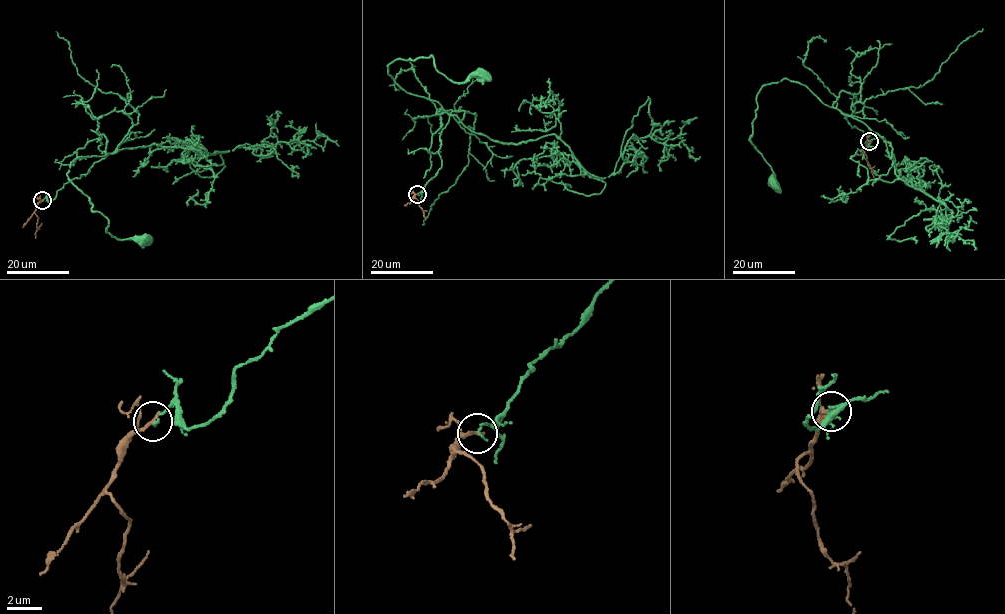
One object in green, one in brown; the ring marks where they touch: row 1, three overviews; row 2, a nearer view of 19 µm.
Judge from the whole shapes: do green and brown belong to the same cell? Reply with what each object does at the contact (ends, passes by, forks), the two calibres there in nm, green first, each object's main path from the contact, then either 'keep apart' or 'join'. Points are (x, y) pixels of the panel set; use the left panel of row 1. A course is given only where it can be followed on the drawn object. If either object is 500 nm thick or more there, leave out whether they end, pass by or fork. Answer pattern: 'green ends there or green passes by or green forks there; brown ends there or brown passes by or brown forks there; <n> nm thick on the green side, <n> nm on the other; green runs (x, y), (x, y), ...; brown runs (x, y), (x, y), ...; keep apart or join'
green ends there; brown passes by; 130 nm thick on the green side, 160 nm on the other; green runs (42, 200), (108, 154), (81, 156), (67, 174), (108, 219), (106, 231), (144, 239); brown runs (42, 200), (37, 207), (35, 238); keep apart

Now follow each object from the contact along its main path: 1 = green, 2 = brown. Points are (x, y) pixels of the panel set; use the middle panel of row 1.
1: (417, 194), (441, 166), (448, 115), (399, 86), (388, 64), (430, 55), (455, 82), (480, 73)
2: (417, 194), (413, 198), (418, 200), (425, 218)

